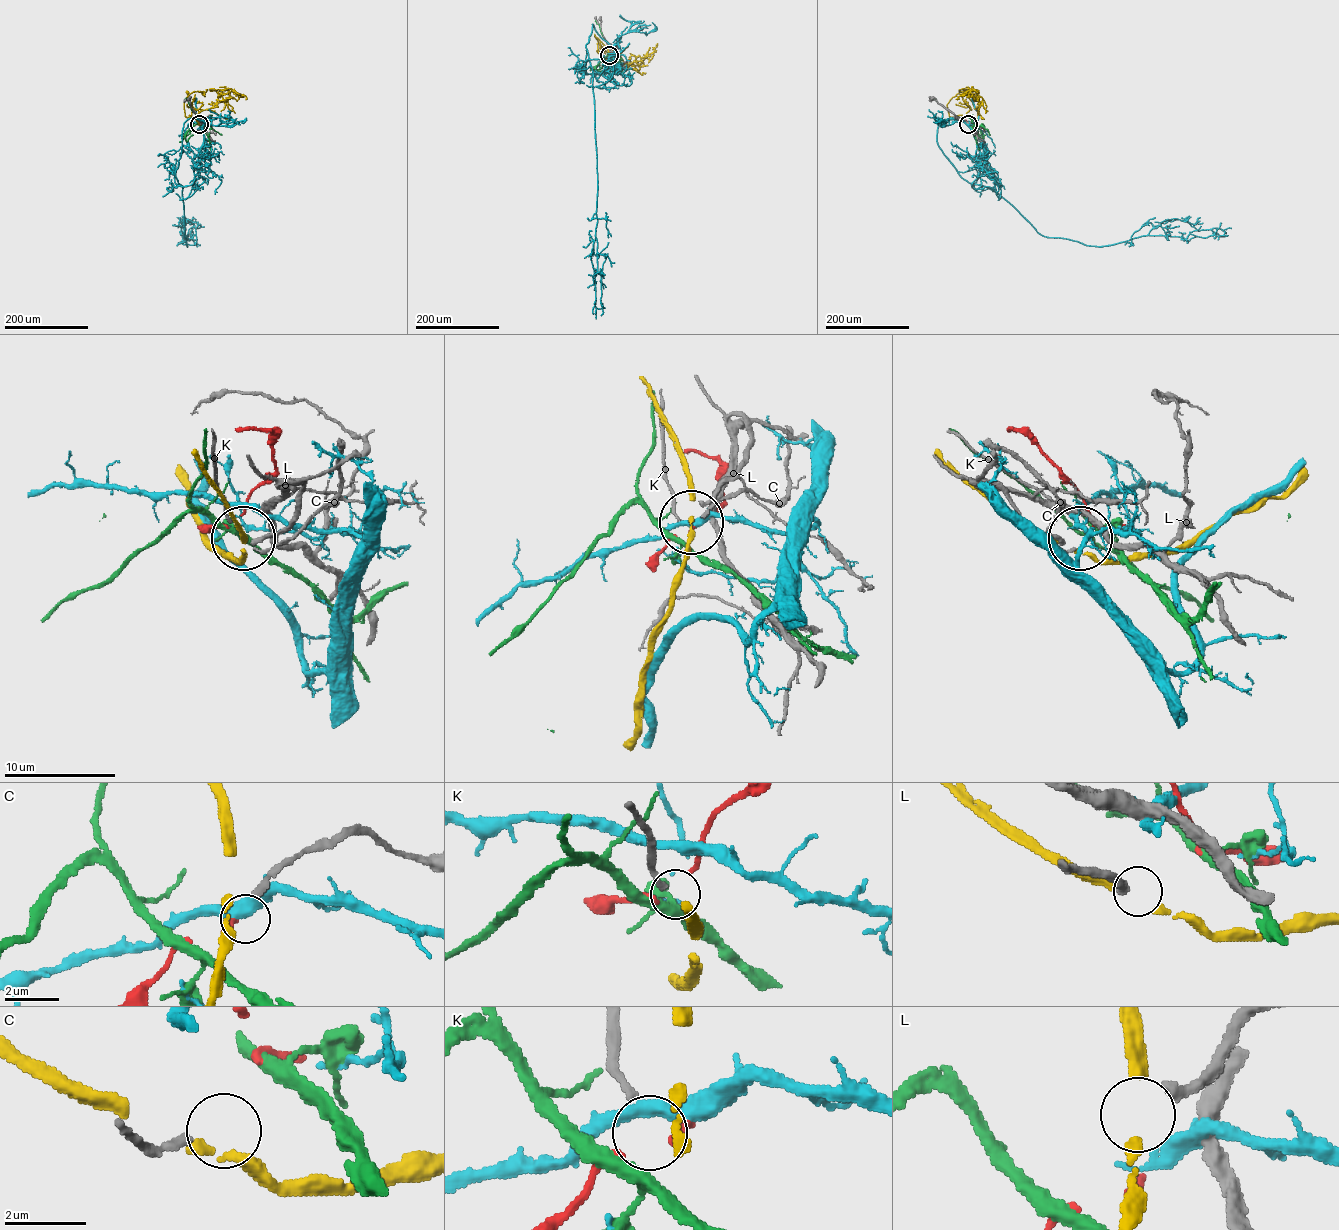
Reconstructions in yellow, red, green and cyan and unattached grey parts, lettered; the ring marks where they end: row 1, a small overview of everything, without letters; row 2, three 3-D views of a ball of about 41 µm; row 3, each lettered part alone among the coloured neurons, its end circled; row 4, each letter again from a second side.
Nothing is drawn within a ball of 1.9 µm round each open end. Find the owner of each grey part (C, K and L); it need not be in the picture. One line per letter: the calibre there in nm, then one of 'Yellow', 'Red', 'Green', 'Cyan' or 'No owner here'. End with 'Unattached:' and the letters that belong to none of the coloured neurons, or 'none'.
C: Thickness 200 nm. No owner here
K: Thickness 160 nm. No owner here
L: Thickness 360 nm. No owner here
Unattached: C, K, L

